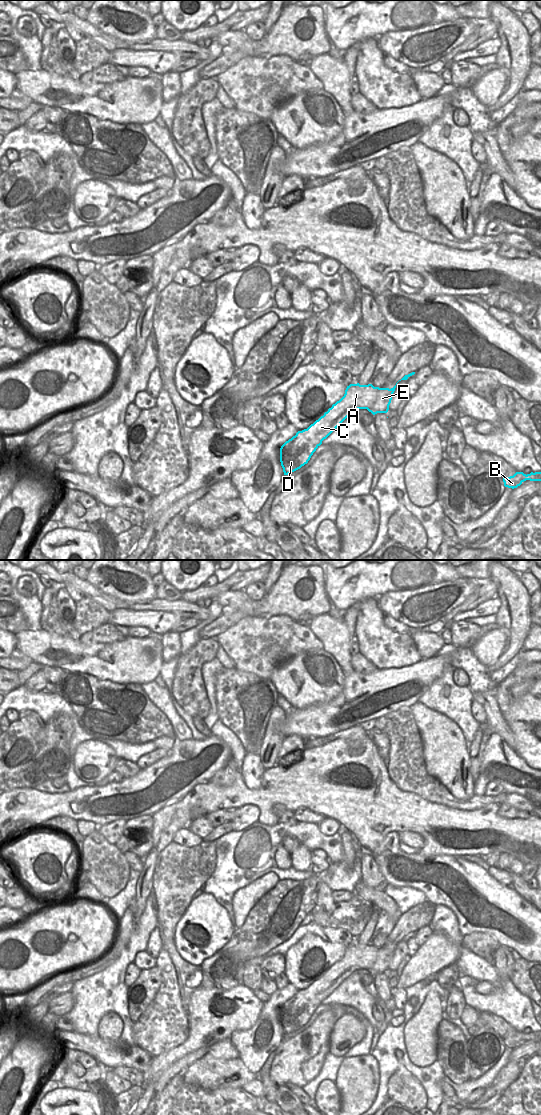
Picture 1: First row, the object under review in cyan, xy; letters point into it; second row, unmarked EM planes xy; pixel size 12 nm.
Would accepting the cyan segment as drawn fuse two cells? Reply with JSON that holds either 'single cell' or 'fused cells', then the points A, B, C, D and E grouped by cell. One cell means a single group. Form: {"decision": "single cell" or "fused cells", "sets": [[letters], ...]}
{"decision": "single cell", "sets": [["A", "B", "C", "D", "E"]]}

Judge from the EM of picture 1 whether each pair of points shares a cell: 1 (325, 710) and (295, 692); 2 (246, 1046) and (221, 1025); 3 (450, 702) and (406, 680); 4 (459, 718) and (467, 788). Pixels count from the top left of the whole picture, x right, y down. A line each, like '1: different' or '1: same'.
1: different
2: different
3: different
4: different

